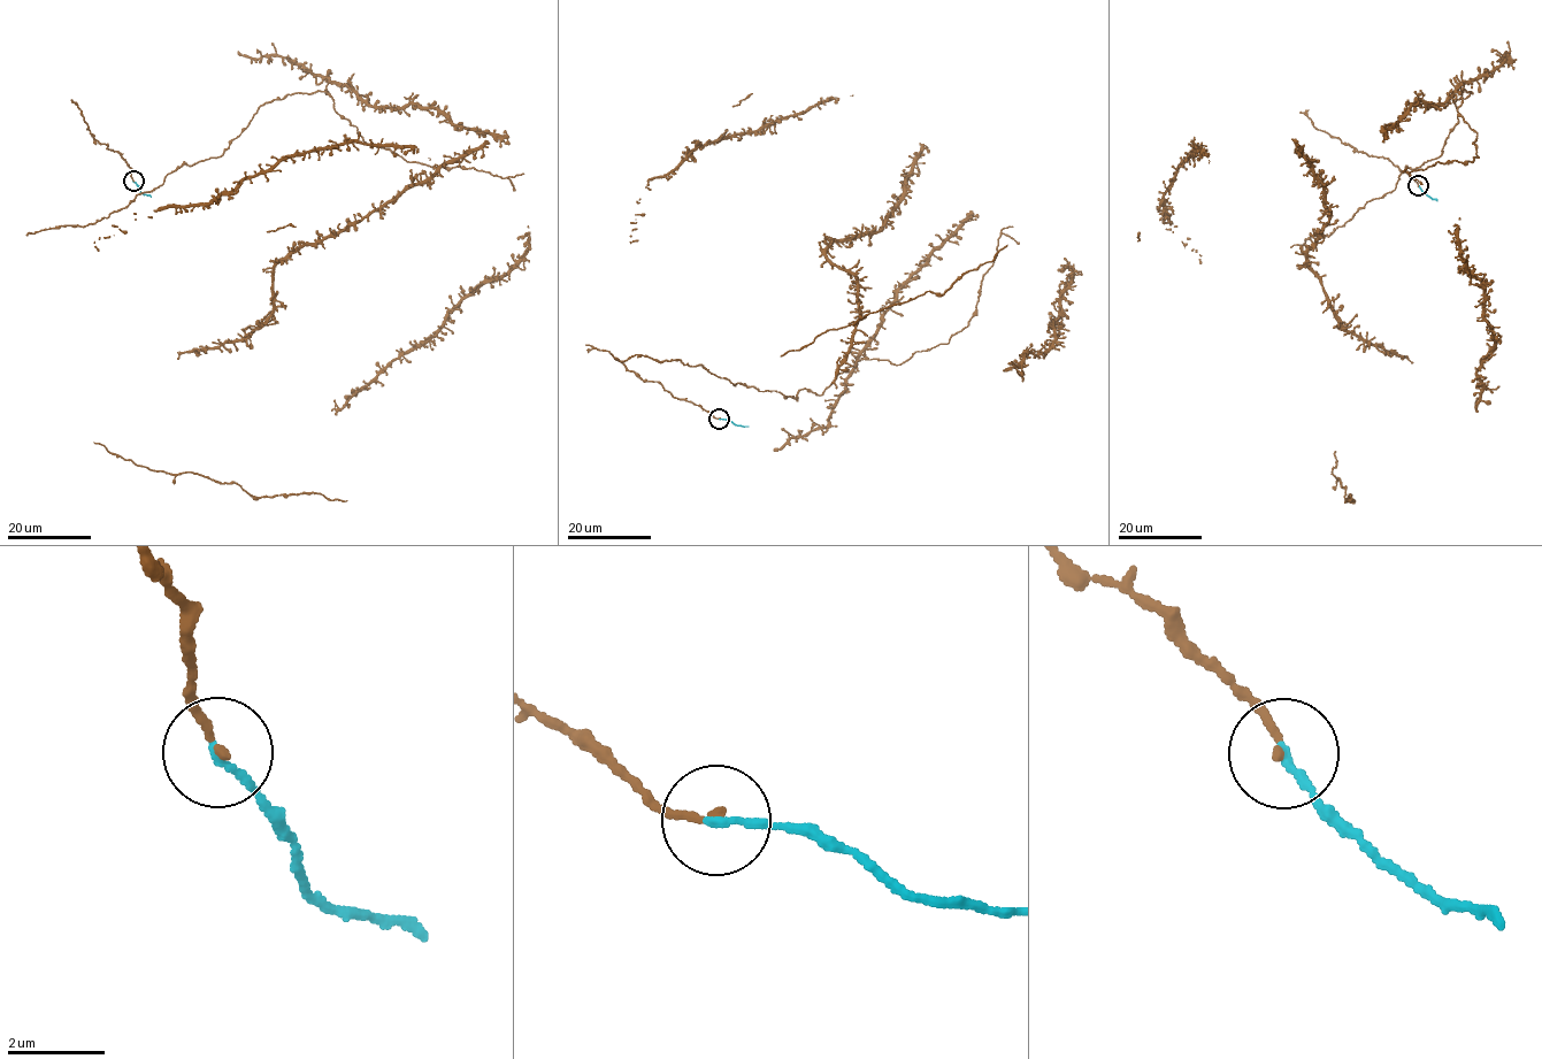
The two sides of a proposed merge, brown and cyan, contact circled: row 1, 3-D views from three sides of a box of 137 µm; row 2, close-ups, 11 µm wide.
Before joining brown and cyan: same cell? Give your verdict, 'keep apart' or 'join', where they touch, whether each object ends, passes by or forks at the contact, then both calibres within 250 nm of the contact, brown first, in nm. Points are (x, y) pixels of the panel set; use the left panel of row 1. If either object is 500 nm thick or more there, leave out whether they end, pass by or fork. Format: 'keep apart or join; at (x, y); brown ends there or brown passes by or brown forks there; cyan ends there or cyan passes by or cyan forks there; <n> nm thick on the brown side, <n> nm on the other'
join; at (133, 181); brown ends there; cyan ends there; 150 nm thick on the brown side, 180 nm on the other

